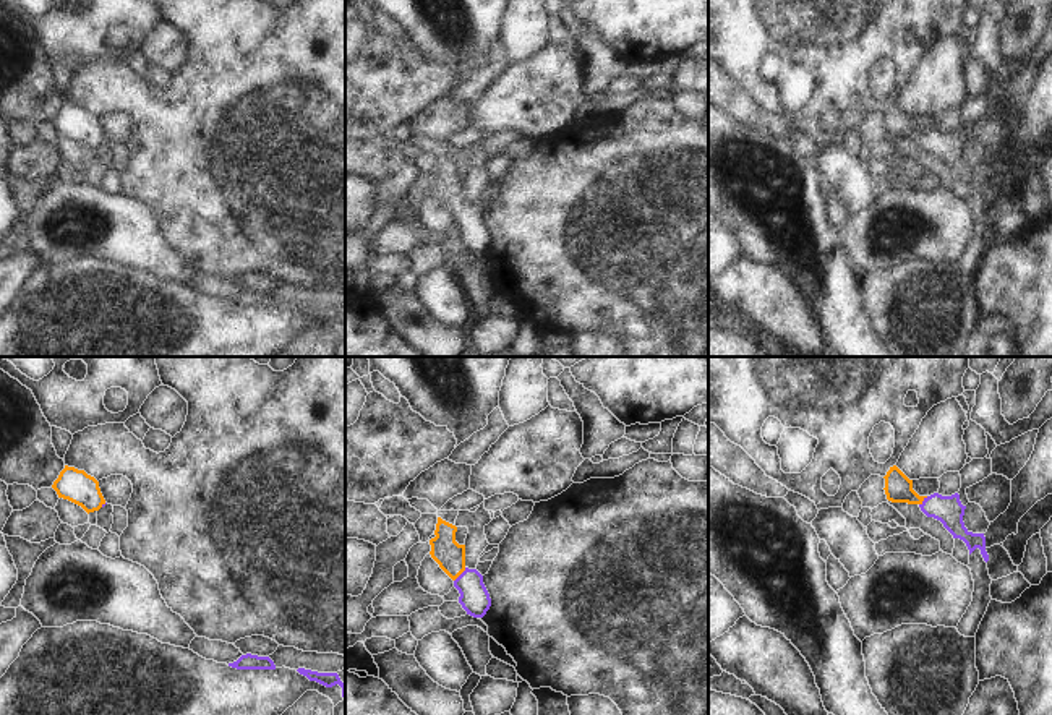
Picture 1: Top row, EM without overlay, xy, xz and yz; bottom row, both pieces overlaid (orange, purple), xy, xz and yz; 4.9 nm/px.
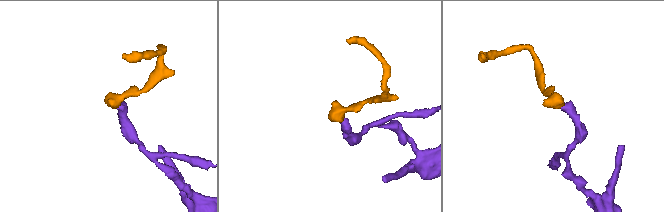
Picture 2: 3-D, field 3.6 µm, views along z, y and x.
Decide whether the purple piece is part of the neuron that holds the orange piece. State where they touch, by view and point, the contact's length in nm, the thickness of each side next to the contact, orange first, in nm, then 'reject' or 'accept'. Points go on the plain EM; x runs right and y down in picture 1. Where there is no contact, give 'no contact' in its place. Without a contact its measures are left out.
meets orange in xz at (461, 209); contact 90 nm long; 150 nm thick on the orange side, 150 nm on the other; accept

